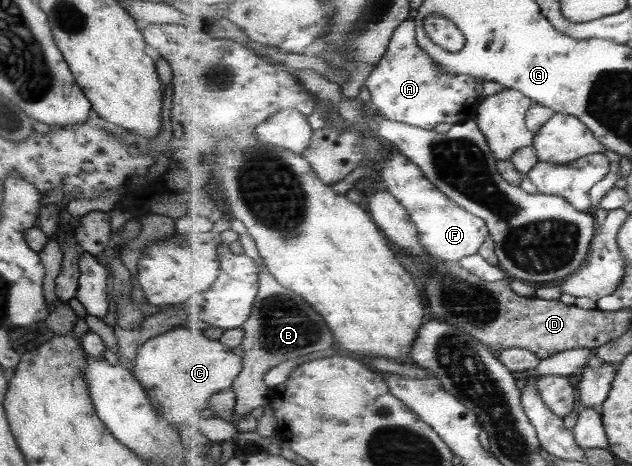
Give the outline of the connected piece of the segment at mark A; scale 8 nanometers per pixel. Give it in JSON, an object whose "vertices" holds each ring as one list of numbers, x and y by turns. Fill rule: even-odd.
{"vertices":[[414,18,404,20,397,27,395,34,392,36,390,47,386,54,382,56,382,59,373,66,365,85,372,97,371,106,385,118,412,124,425,130,433,130,441,122,454,125,471,120,476,121,480,106,479,98,481,97,477,92,479,81,473,76,449,76,449,74,443,72,439,64,418,43]]}

